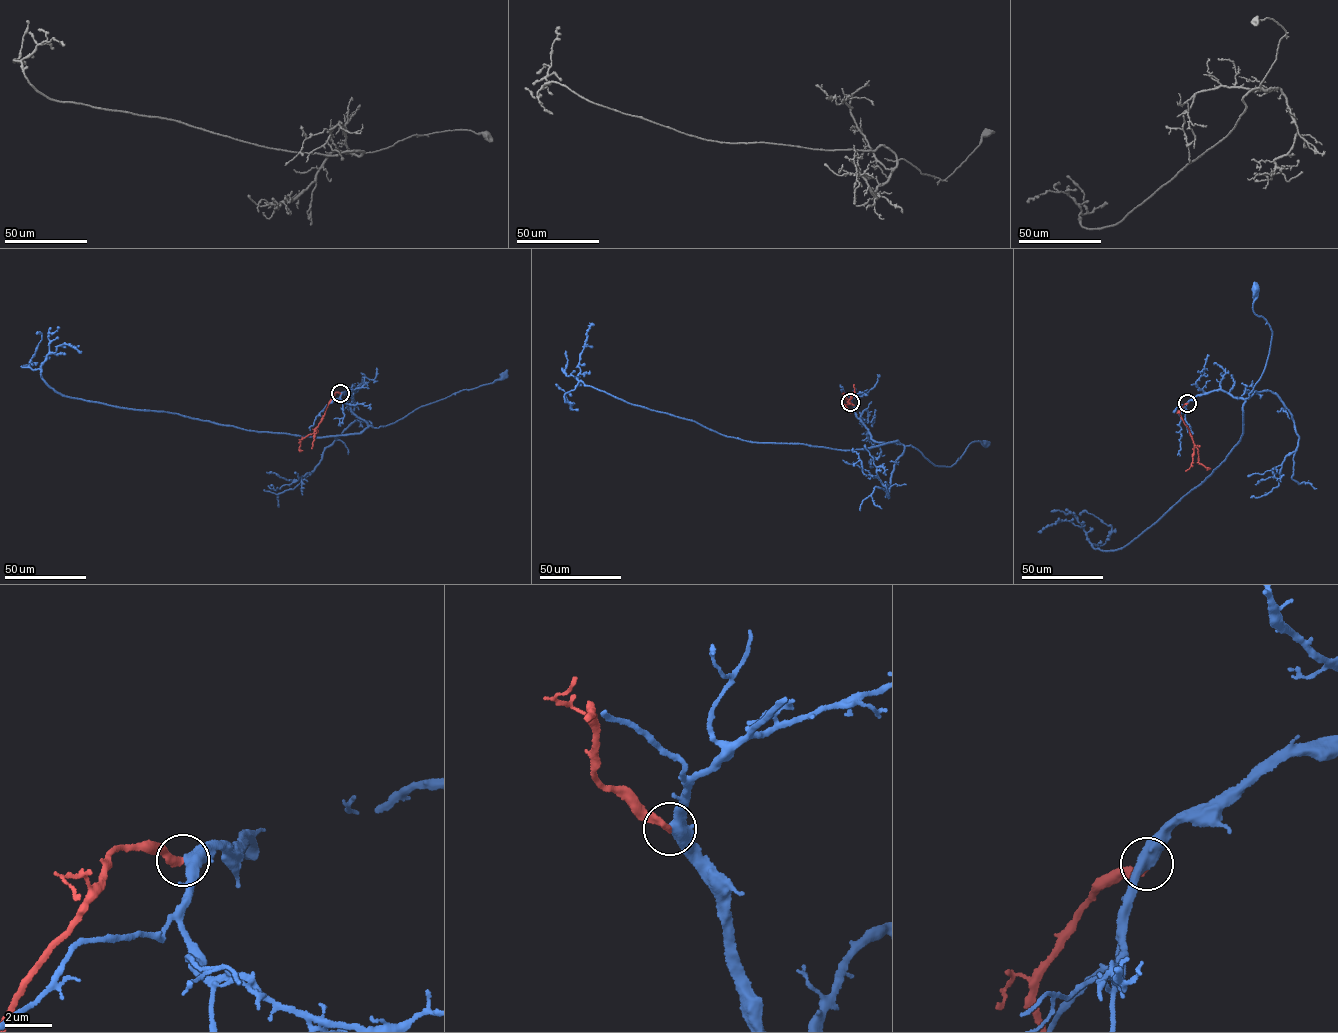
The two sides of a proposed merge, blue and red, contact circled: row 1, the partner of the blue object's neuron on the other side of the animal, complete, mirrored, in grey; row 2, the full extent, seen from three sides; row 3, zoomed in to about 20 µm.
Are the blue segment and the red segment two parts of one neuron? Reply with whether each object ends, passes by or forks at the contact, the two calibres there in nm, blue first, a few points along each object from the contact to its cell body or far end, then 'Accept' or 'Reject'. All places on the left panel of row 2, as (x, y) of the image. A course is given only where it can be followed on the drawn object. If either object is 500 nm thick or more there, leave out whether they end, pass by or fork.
At the ring blue passes by. At the ring red ends. Thickness 480 nm (blue) against 280 nm. Course of blue: (340, 393), (344, 391), (351, 396), (352, 411), (378, 428), (459, 391), (492, 383), (503, 375). Course of red: (340, 393), (335, 393), (314, 432), (300, 440), (299, 451). Accept

